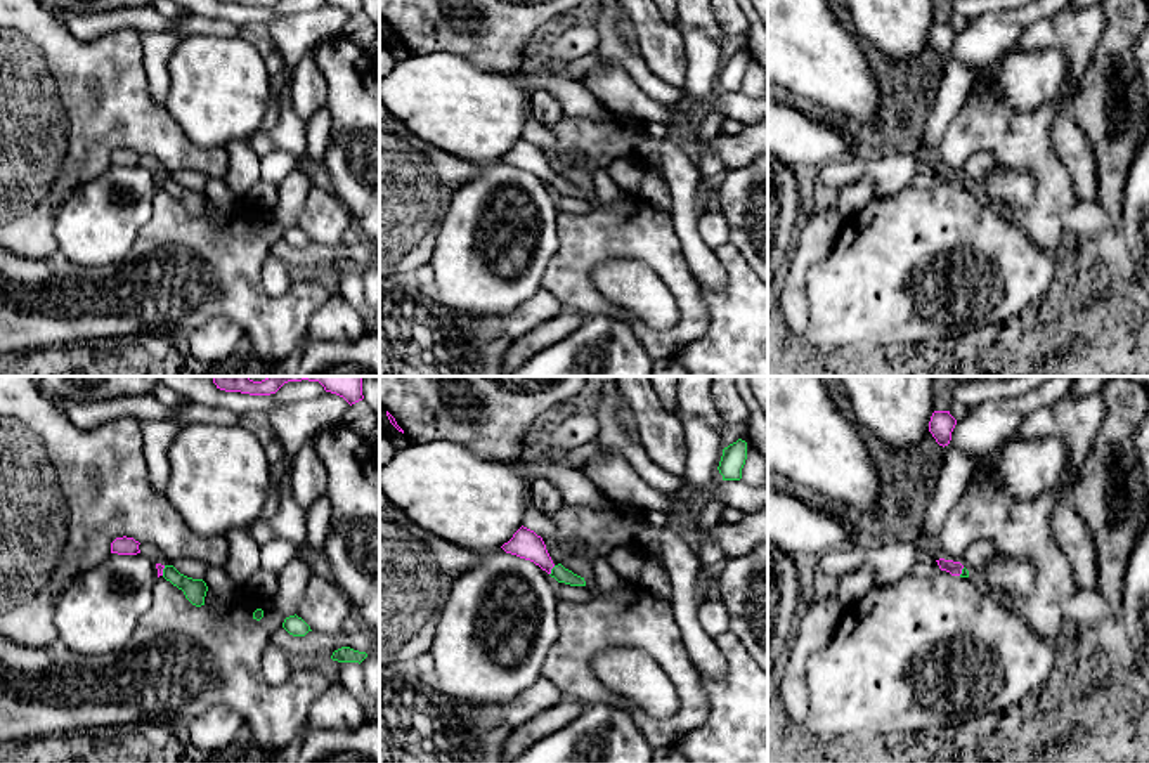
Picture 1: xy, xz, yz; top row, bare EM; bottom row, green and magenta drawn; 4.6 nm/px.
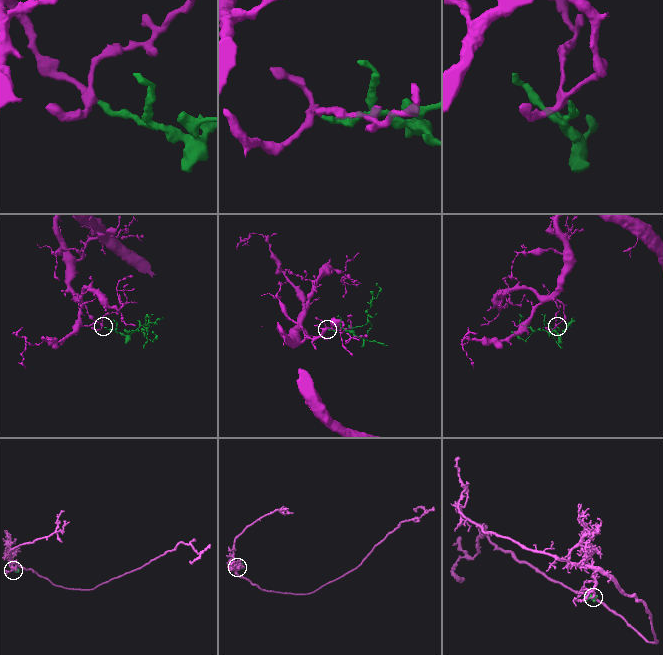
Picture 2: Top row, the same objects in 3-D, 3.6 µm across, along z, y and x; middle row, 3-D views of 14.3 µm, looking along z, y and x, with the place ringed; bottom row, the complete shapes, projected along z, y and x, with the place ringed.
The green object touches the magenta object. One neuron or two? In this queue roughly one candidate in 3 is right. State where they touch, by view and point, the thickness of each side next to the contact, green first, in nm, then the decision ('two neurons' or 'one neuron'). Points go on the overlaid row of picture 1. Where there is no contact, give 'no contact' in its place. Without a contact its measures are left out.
xz (551, 571) | 70/140 nm | one neuron

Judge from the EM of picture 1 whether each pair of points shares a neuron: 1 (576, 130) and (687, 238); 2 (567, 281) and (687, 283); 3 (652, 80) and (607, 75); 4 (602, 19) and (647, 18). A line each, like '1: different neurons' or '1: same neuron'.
1: same neuron
2: same neuron
3: different neurons
4: different neurons

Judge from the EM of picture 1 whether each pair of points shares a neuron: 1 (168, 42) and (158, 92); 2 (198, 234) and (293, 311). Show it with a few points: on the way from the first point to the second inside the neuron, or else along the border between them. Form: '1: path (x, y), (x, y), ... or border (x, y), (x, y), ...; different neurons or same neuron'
1: path (158, 54), (158, 80); same neuron
2: path (217, 259), (269, 311); same neuron

